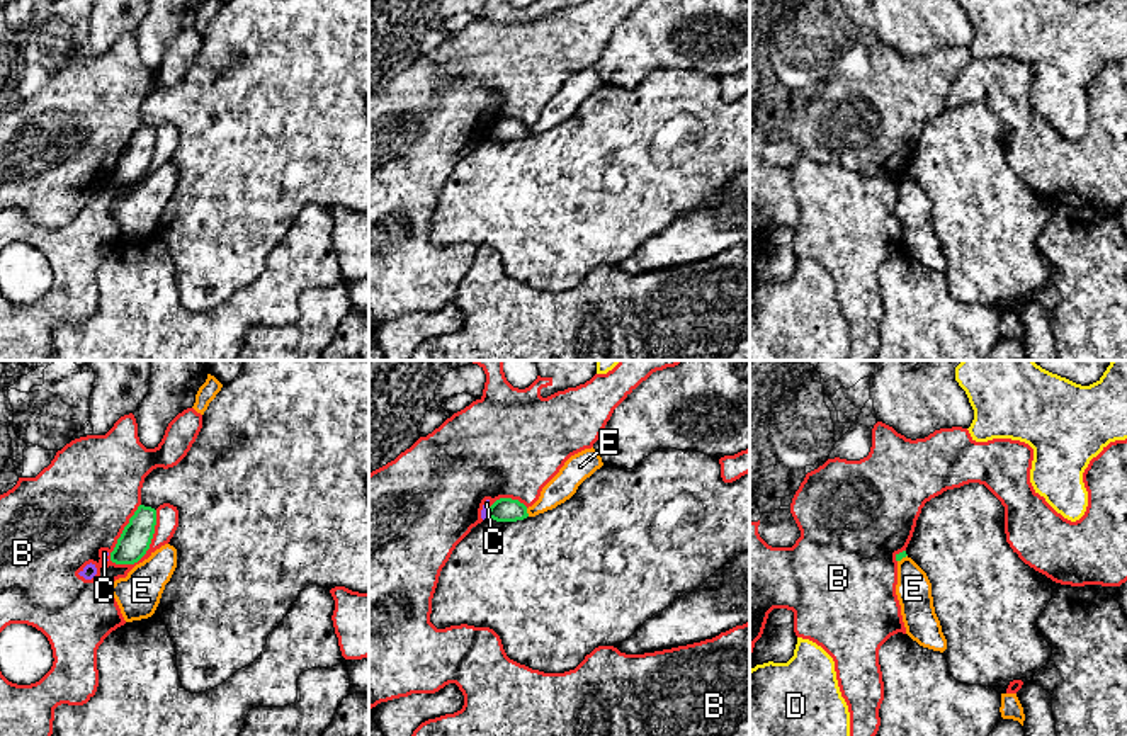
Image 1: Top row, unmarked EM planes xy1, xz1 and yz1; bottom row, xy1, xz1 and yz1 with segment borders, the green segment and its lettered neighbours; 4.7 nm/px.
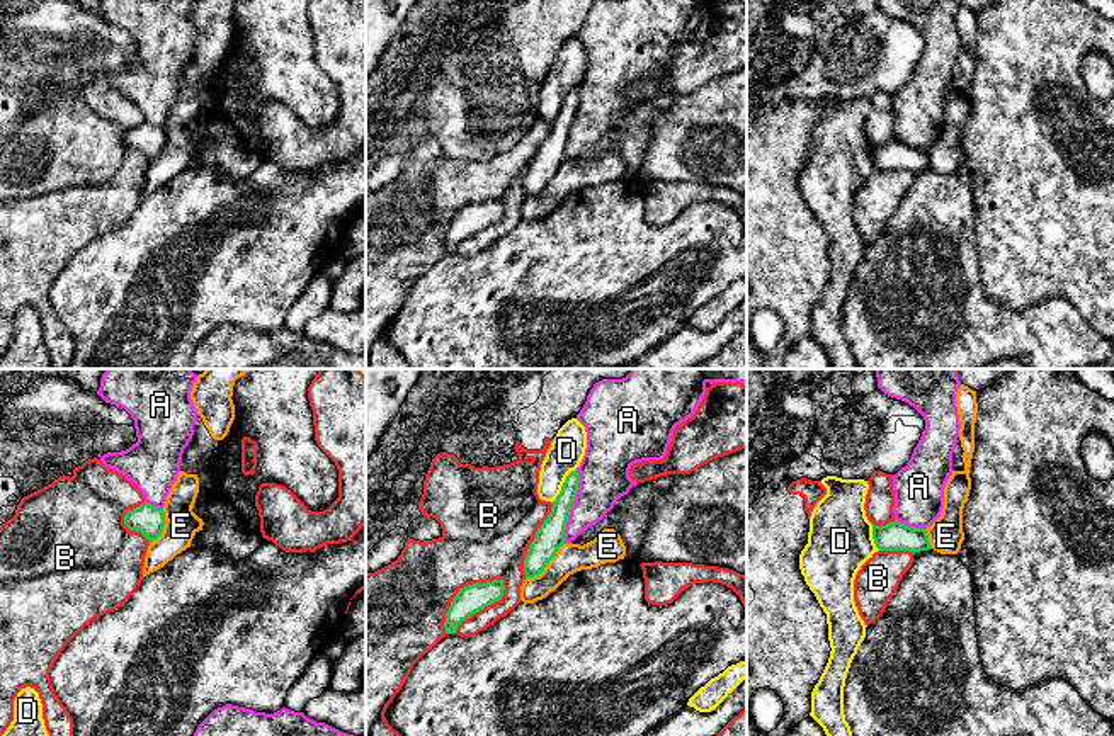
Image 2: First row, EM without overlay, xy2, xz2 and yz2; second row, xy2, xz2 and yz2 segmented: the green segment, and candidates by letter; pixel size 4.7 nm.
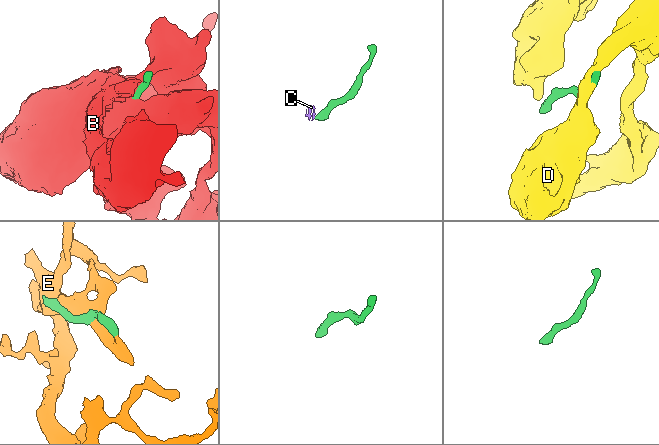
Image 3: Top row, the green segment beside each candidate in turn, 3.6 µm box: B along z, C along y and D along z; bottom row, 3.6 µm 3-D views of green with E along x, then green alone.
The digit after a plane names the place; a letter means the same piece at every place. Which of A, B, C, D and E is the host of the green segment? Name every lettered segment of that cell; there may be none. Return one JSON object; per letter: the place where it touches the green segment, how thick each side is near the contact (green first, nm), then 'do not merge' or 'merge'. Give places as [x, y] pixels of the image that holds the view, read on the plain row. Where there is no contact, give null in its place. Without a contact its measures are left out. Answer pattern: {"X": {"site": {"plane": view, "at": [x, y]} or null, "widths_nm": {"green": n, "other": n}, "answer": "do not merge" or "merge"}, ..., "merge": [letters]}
{"A": {"site": {"plane": "xz2", "at": [570, 126]}, "widths_nm": {"green": 140, "other": 240}, "answer": "do not merge"}, "B": {"site": {"plane": "xz2", "at": [460, 209]}, "widths_nm": {"green": 140, "other": 380}, "answer": "do not merge"}, "C": {"site": {"plane": "xz1", "at": [488, 131]}, "widths_nm": {"green": 110, "other": 30}, "answer": "do not merge"}, "D": {"site": {"plane": "xz2", "at": [563, 104]}, "widths_nm": {"green": 140, "other": 160}, "answer": "do not merge"}, "E": {"site": {"plane": "xz2", "at": [546, 184]}, "widths_nm": {"green": 140, "other": 140}, "answer": "merge"}, "merge": ["E"]}

